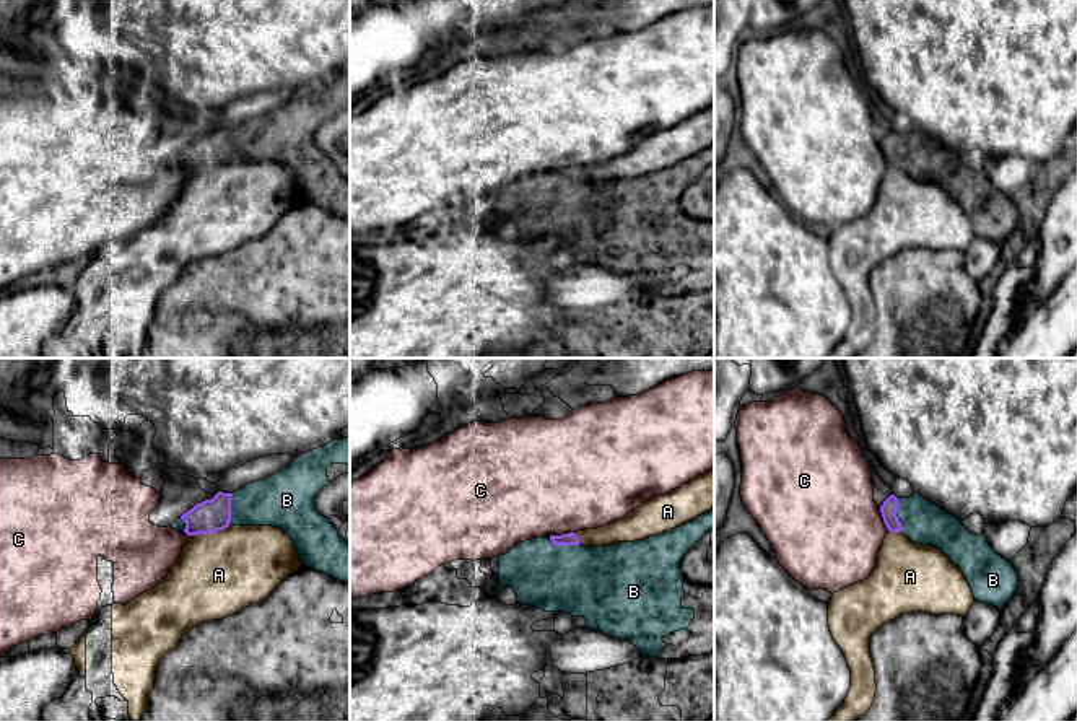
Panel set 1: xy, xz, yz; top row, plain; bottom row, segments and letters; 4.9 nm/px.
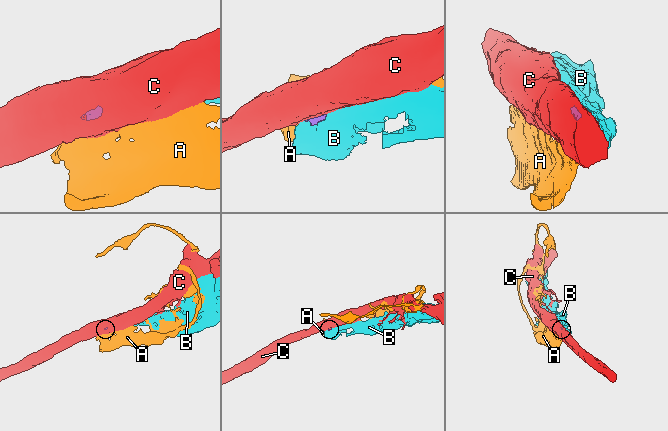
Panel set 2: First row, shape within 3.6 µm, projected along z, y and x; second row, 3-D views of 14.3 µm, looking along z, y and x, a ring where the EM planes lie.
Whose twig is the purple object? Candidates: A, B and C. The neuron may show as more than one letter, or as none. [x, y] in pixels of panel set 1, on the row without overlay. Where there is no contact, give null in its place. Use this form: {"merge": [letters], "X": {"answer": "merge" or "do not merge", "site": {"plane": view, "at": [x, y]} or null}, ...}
{"merge": ["B"], "A": {"answer": "do not merge", "site": {"plane": "xy", "at": [212, 168]}}, "B": {"answer": "merge", "site": {"plane": "xz", "at": [563, 179]}}, "C": {"answer": "do not merge", "site": {"plane": "xz", "at": [560, 171]}}}

